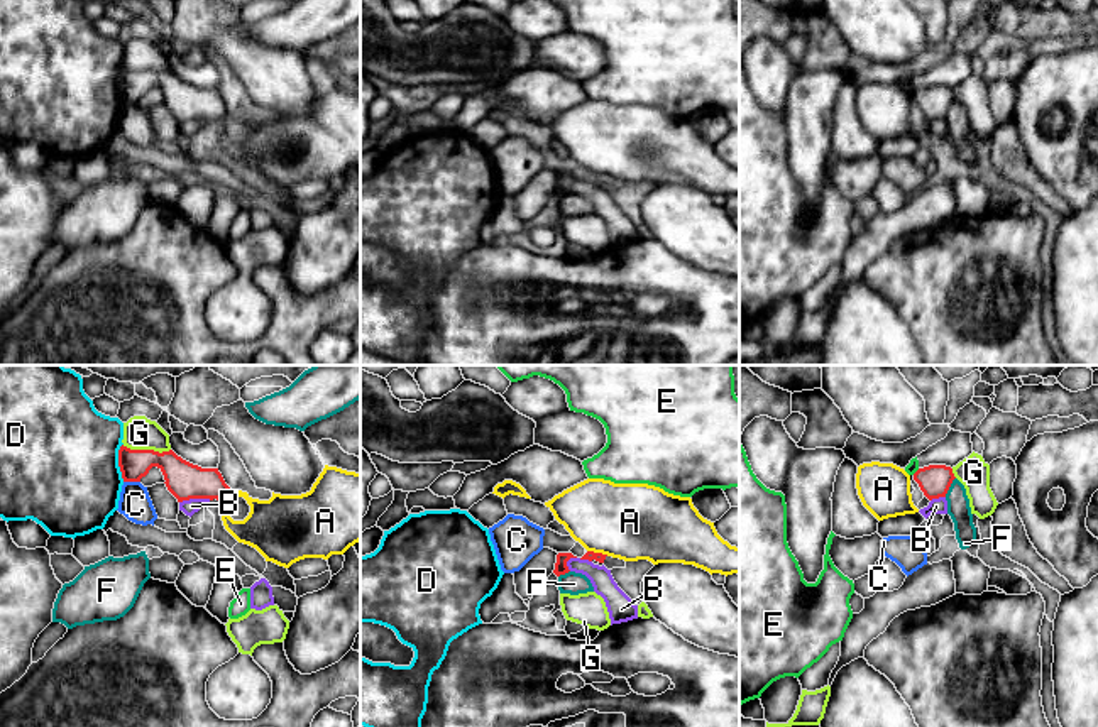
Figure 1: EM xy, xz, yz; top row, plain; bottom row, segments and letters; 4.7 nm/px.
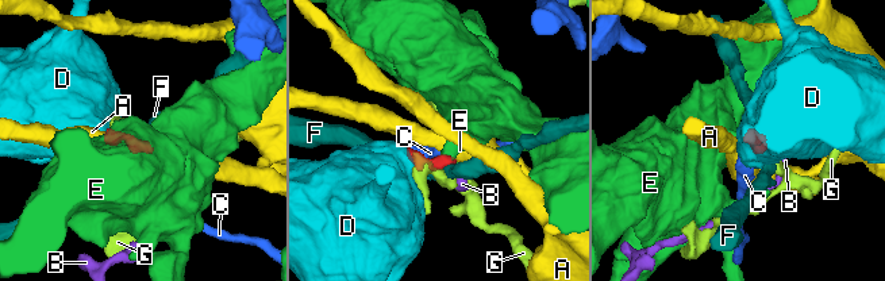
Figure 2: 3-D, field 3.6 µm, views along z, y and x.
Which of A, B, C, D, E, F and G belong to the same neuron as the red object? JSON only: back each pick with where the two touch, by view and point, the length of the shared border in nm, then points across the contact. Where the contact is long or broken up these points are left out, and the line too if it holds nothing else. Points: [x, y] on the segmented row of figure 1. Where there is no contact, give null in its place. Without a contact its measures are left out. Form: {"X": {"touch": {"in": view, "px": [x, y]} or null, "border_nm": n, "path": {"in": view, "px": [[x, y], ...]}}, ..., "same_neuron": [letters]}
{"same_neuron": []}

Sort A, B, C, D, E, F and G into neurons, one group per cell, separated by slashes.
A / B / C / D / E / F / G

